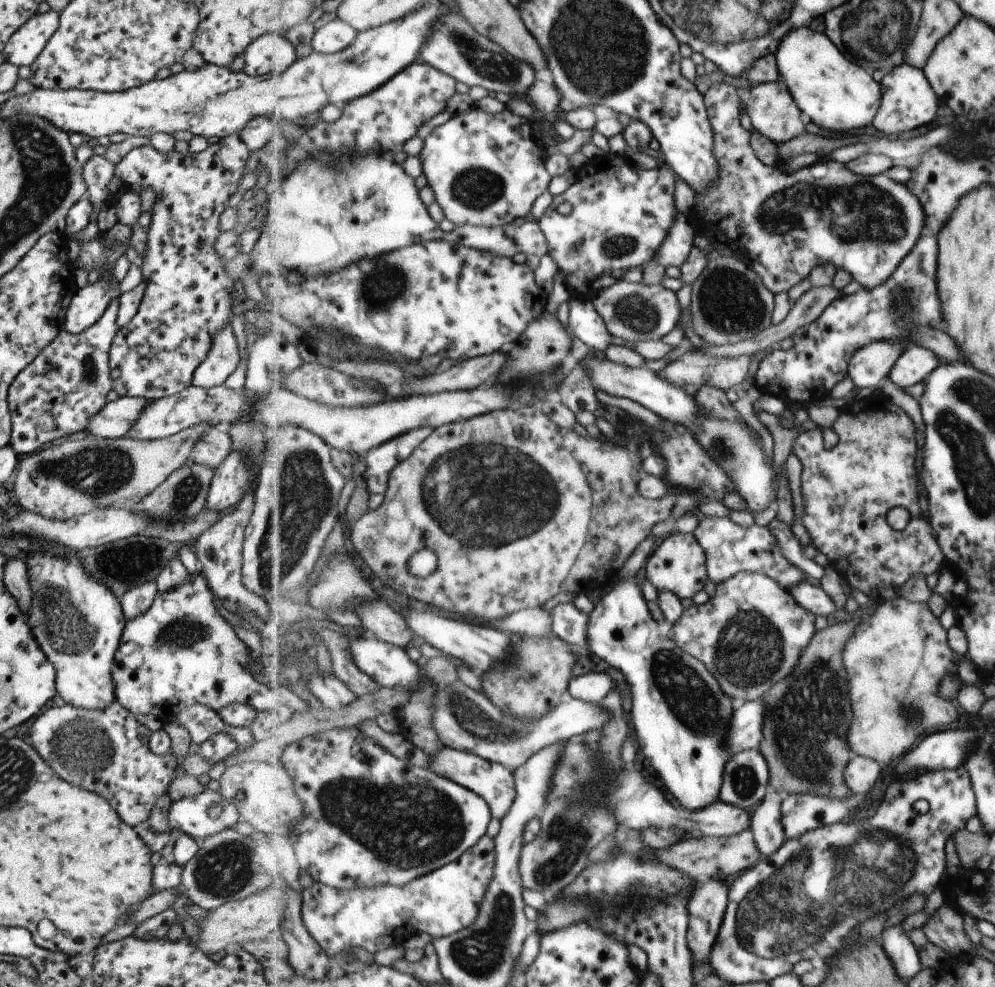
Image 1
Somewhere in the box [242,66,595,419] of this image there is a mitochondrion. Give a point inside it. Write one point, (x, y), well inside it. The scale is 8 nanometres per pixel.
(383, 285)

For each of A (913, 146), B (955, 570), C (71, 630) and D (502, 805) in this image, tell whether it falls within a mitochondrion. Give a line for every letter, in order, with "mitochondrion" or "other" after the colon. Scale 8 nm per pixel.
A: other
B: other
C: mitochondrion
D: other

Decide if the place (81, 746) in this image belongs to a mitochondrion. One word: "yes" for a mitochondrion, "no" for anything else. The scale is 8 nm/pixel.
yes

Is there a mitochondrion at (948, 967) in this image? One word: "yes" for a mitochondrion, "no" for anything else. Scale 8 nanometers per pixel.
no

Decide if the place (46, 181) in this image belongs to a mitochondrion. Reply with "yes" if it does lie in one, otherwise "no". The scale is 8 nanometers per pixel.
yes

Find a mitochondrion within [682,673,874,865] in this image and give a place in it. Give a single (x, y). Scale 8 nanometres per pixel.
(743, 779)

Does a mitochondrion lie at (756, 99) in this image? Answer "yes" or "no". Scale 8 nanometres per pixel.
no

